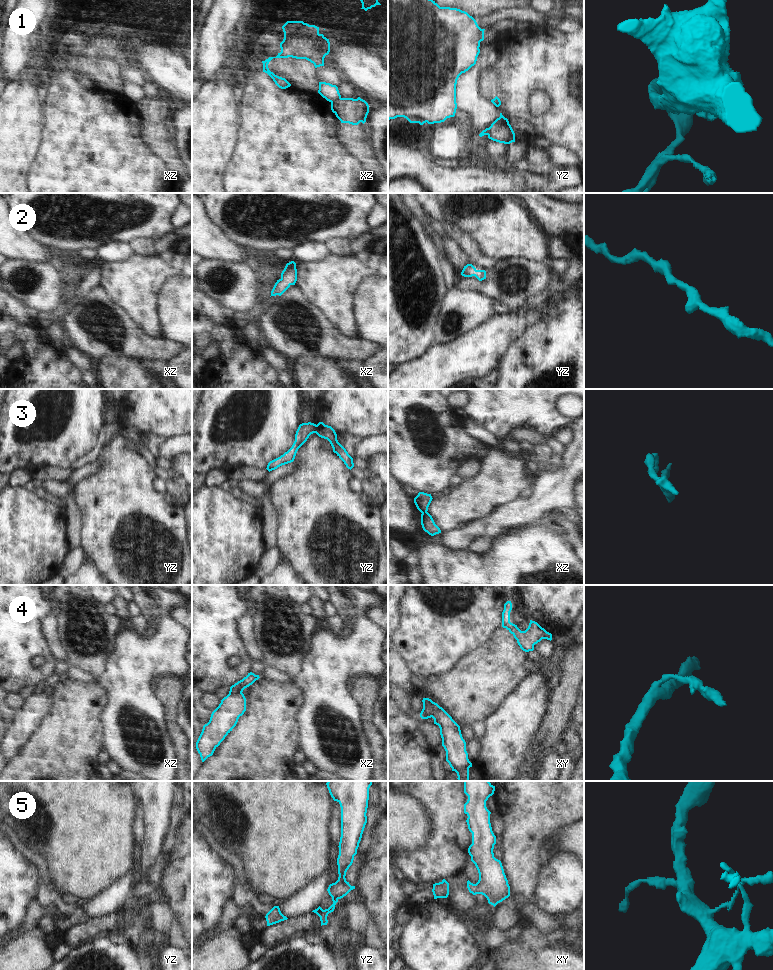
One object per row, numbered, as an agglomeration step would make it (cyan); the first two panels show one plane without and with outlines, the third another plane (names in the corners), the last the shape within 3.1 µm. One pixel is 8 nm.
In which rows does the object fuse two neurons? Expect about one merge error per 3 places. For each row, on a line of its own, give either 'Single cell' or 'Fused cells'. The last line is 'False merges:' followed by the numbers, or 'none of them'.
1: Fused cells
2: Single cell
3: Fused cells
4: Fused cells
5: Single cell
False merges: 1, 3, 4

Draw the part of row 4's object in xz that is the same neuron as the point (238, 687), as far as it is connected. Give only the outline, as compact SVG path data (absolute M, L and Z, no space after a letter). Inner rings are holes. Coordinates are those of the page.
M252 672L248 673L246 677L230 687L229 695L237 695L239 693L242 693L245 688L252 685L259 678L259 675L255 675Z

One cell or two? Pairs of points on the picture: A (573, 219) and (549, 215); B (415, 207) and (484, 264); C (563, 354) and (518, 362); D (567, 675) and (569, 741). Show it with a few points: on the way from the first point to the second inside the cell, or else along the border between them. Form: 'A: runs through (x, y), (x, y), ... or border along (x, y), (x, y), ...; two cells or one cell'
A: runs through (567, 219), (555, 218); one cell
B: border along (419, 203), (426, 212); two cells
C: runs through (552, 354), (546, 354), (538, 362), (529, 362); one cell
D: border along (573, 711), (570, 718); two cells

